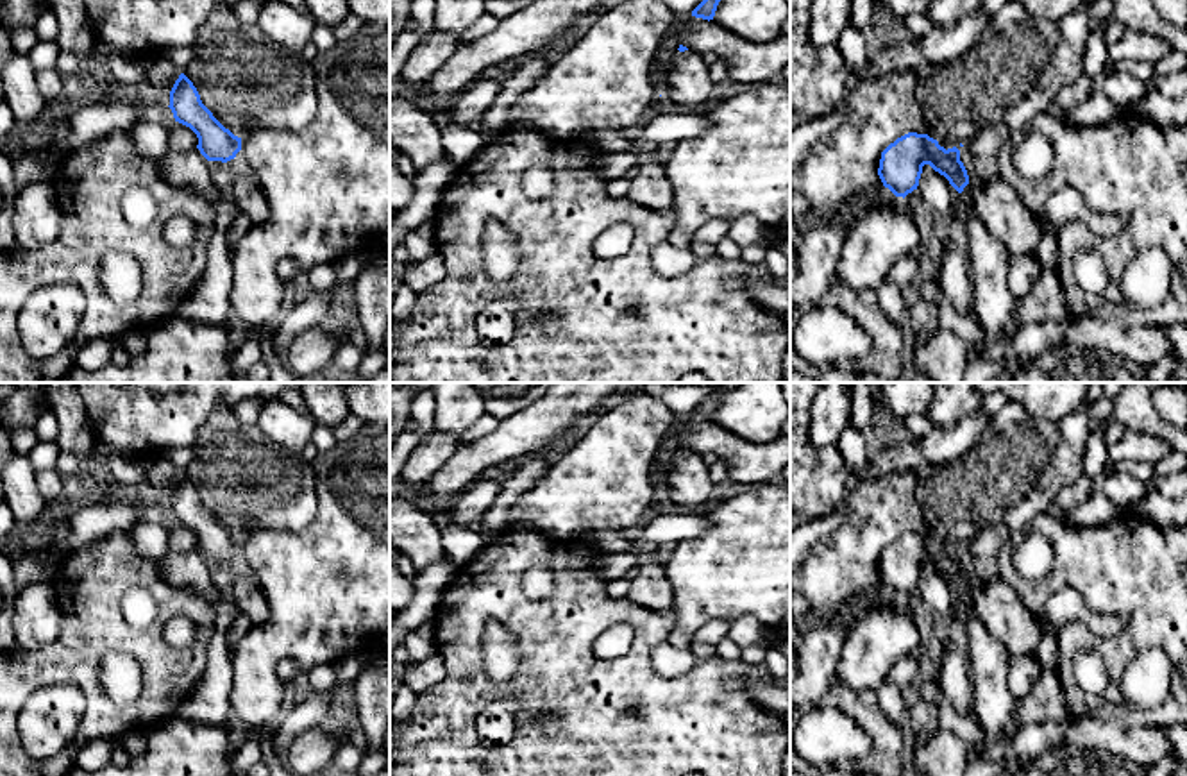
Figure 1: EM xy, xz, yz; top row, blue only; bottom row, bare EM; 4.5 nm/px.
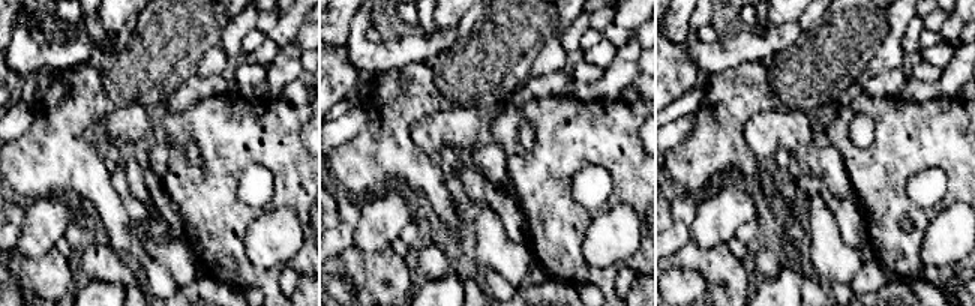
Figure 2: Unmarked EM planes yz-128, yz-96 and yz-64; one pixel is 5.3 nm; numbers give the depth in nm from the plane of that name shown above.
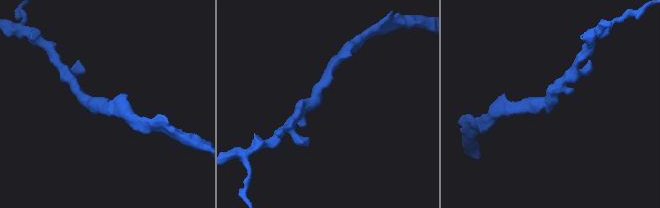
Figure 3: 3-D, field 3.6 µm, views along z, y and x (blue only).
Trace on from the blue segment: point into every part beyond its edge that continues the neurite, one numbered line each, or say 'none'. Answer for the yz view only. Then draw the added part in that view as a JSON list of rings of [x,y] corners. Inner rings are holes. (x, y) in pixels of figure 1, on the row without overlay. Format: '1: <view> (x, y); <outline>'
1: yz (1000, 608); [[[1001,578],[989,585],[969,583],[962,597],[978,612],[987,629],[1003,642],[1010,656],[1037,656],[1040,644],[1040,626],[1023,606],[1019,595]]]

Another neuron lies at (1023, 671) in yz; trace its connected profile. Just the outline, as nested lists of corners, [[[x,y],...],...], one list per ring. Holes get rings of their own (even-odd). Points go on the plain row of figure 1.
[[[1008,656],[1008,688],[1023,699],[1040,678],[1042,663],[1037,656]]]

